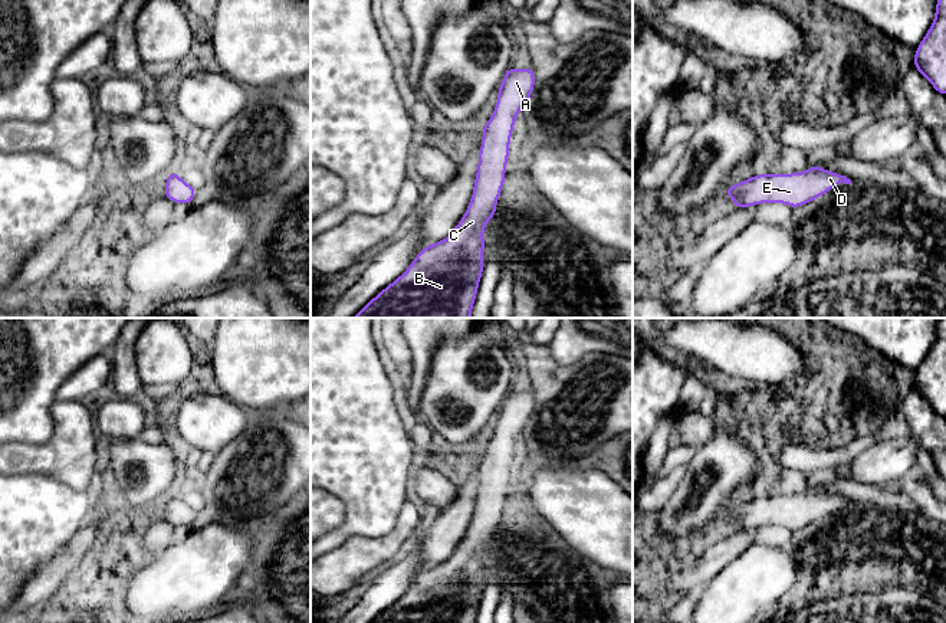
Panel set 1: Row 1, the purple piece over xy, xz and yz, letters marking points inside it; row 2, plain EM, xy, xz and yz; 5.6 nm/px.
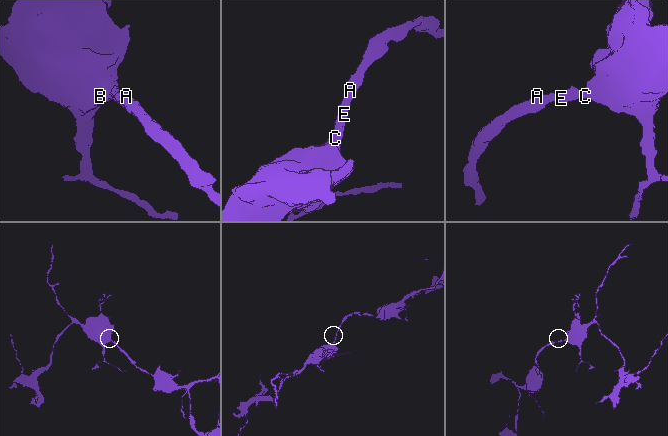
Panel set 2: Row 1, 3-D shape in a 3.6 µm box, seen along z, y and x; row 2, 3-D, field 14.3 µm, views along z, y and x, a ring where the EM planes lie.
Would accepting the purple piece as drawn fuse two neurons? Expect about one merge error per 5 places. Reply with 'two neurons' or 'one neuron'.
one neuron

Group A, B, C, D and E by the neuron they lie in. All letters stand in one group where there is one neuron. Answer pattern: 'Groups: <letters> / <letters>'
Groups: A B C D E

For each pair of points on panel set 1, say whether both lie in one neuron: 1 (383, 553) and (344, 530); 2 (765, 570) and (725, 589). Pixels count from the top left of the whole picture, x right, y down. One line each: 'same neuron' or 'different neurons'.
1: different neurons
2: same neuron

